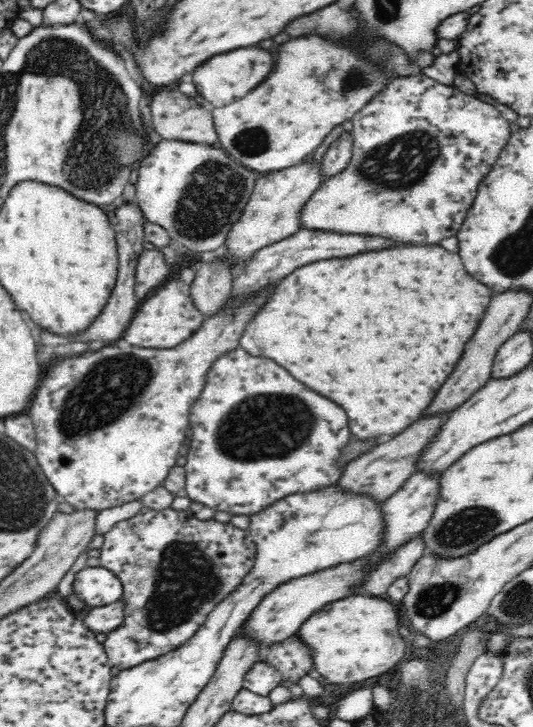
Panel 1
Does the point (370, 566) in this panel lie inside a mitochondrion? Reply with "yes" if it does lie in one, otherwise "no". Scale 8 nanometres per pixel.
no

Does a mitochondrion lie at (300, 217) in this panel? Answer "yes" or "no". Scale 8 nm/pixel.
no

